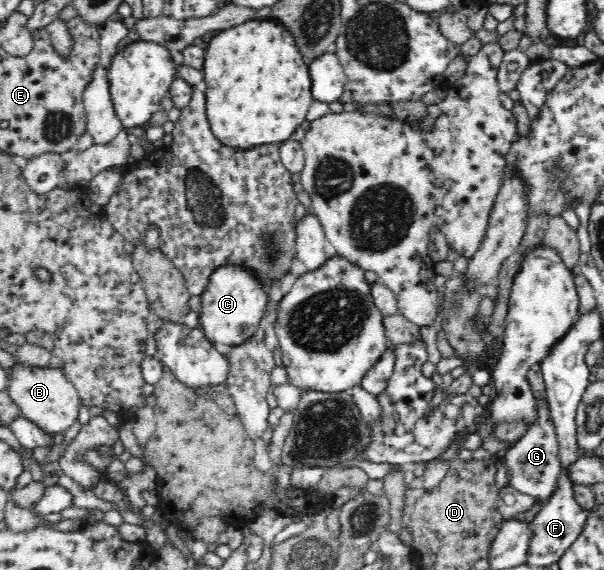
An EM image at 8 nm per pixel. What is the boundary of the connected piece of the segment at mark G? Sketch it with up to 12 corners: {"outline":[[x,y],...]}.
{"outline":[[546,395],[503,460],[508,485],[548,500],[559,476],[556,428]]}

